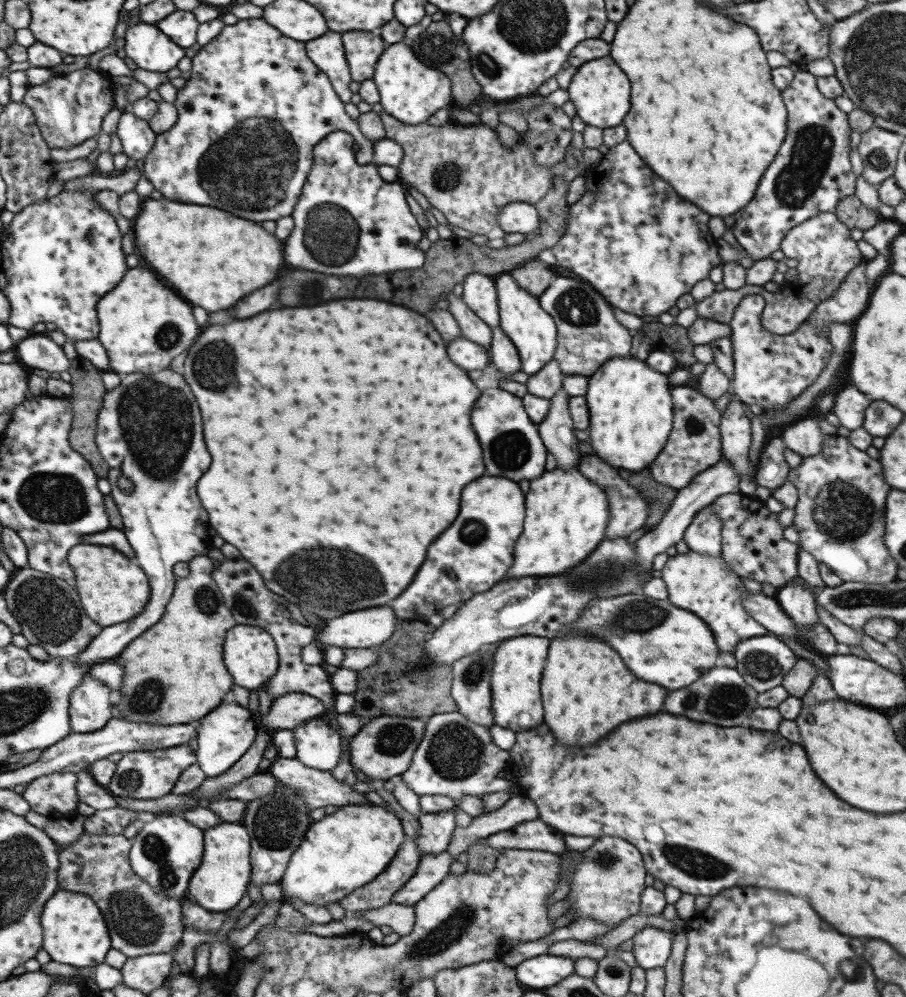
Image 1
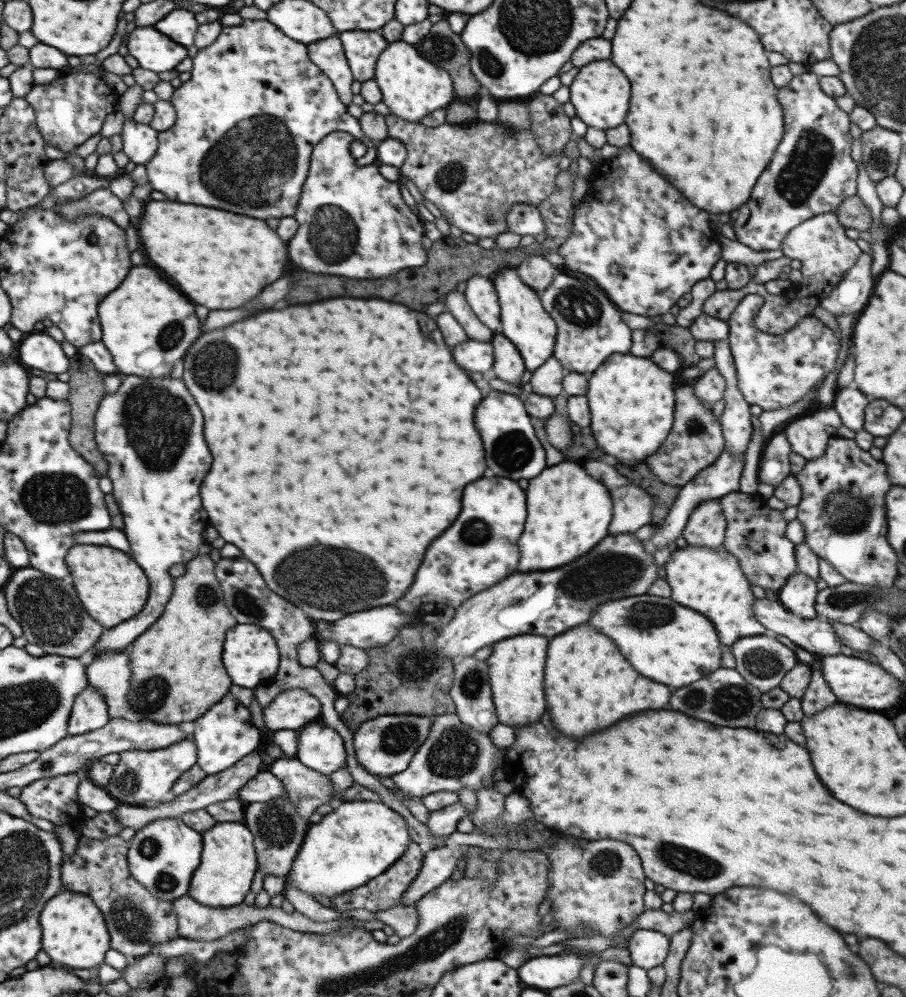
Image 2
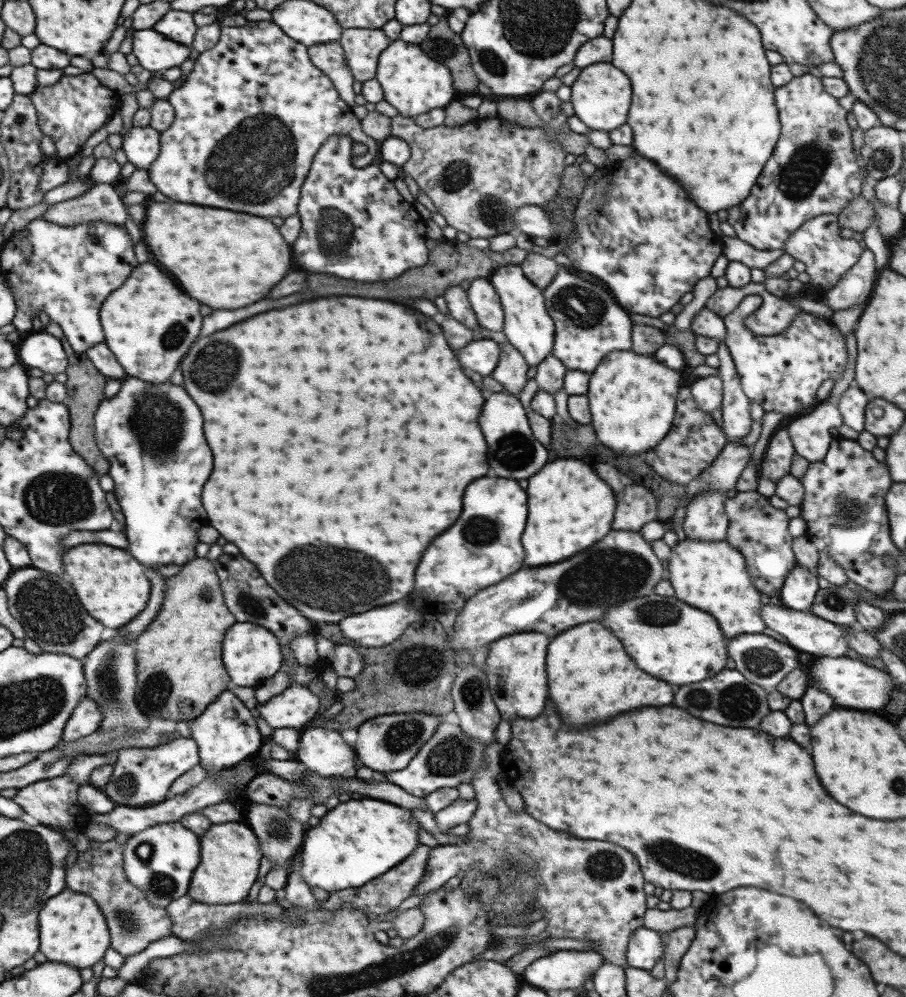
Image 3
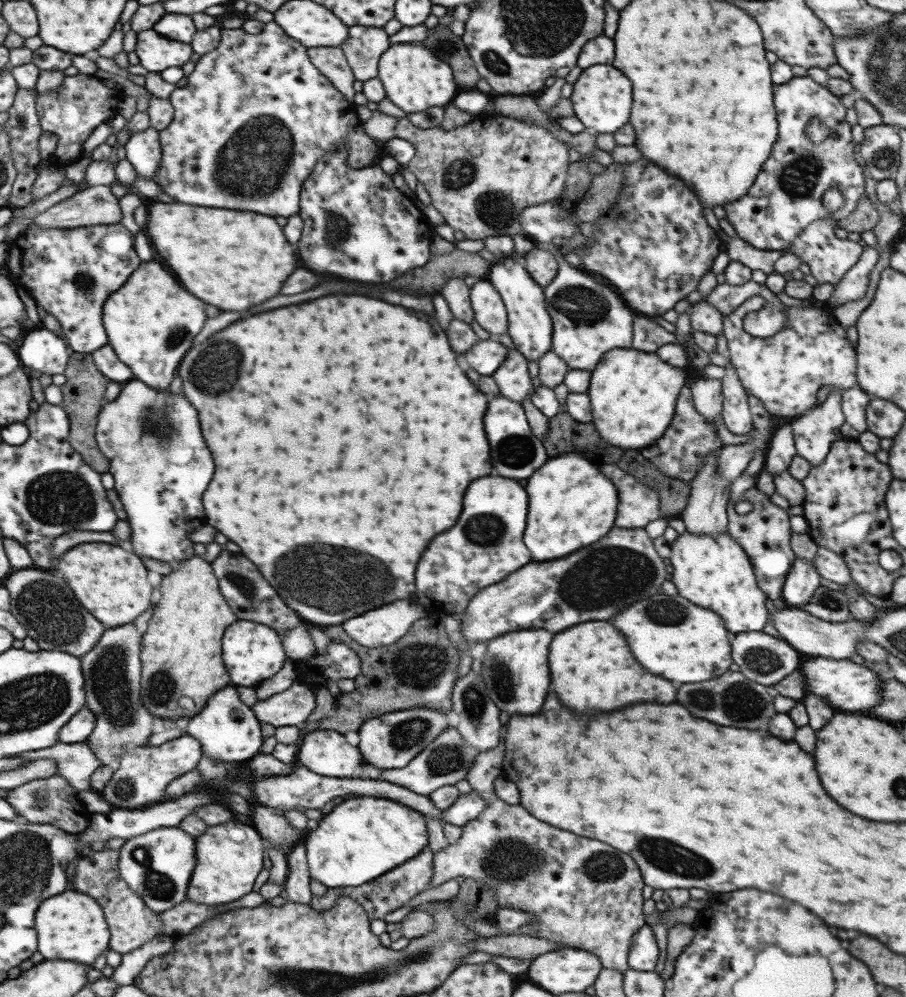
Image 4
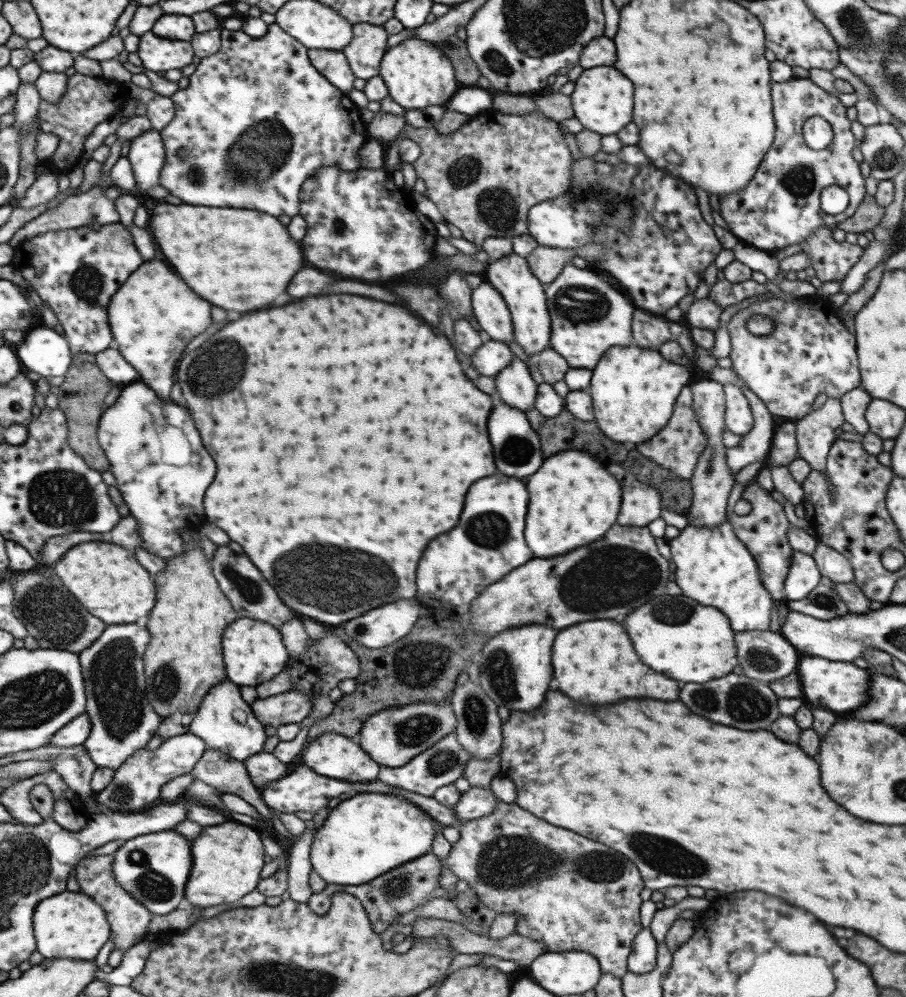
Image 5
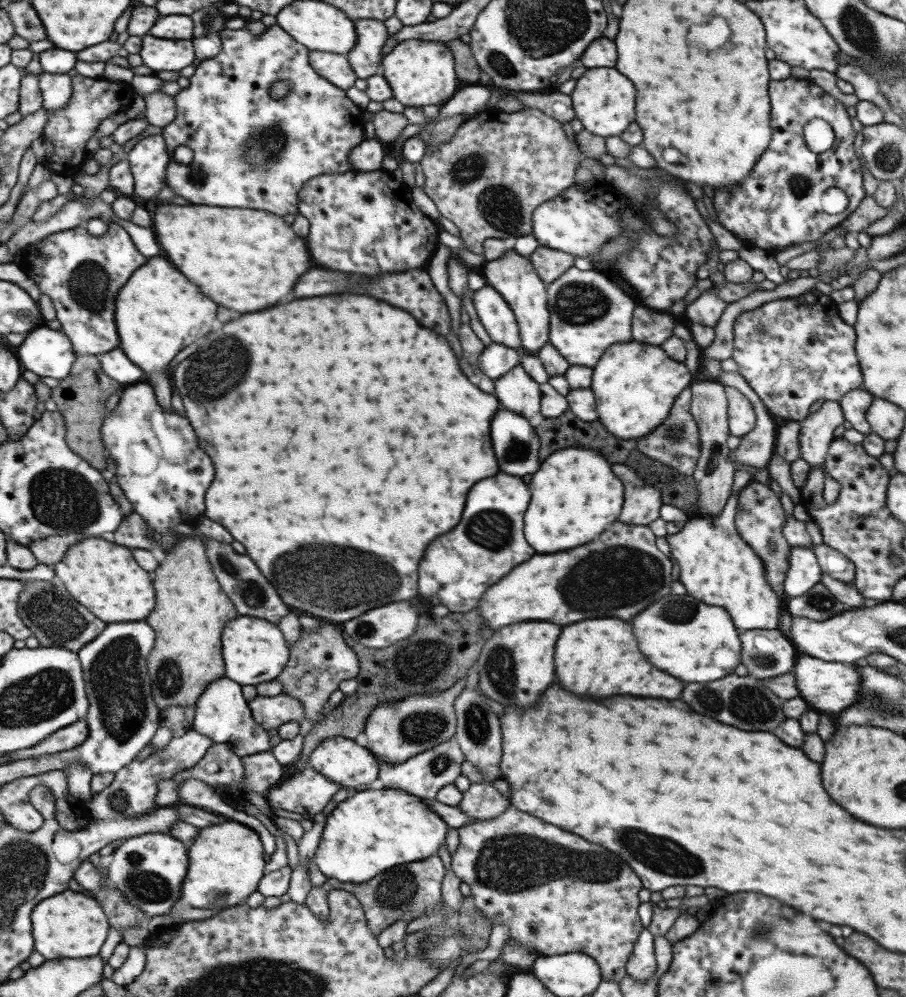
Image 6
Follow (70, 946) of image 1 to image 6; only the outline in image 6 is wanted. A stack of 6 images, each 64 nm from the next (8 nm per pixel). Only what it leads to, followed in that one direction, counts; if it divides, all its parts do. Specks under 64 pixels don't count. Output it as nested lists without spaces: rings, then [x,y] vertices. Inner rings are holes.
[[[65,890],[49,900],[41,900],[31,912],[33,940],[35,952],[45,956],[47,960],[83,959],[95,956],[107,936],[108,922],[105,913],[88,893]]]

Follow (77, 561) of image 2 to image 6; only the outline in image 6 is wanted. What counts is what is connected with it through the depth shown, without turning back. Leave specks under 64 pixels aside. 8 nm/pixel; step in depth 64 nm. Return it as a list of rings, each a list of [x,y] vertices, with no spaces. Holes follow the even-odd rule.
[[[87,538],[67,548],[61,562],[53,566],[55,576],[63,582],[63,588],[81,606],[105,624],[129,622],[145,618],[153,608],[153,588],[147,572],[135,564],[131,552],[123,546]]]

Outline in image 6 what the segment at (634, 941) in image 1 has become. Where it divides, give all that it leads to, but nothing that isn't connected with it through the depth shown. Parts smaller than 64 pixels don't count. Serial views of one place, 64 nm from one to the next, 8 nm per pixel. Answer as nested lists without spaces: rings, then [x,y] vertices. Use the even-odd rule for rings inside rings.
[[[642,928],[633,943],[633,950],[625,964],[625,972],[637,981],[651,978],[657,968],[653,954],[653,936],[649,930]]]

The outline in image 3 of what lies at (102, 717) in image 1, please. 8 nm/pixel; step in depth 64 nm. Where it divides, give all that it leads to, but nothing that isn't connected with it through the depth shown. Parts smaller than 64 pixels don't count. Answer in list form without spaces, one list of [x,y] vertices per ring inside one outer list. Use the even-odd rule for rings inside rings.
[[[83,695],[83,698],[79,699],[79,704],[75,705],[67,723],[63,726],[61,739],[75,740],[97,731],[102,720],[100,713],[100,706],[91,697]]]

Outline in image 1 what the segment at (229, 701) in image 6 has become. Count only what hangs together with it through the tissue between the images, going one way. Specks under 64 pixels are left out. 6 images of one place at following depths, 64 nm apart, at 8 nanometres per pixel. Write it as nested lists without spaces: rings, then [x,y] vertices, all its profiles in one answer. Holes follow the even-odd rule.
[[[235,702],[223,703],[211,710],[203,719],[199,719],[199,725],[195,728],[197,749],[194,752],[195,763],[203,771],[206,778],[222,775],[229,769],[247,748],[251,747],[251,741],[255,739],[256,723],[252,714],[246,707],[241,707]]]

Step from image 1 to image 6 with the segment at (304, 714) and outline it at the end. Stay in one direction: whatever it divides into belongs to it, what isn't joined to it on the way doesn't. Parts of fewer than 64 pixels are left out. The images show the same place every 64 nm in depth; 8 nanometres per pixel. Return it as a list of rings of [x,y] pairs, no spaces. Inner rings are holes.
[[[285,693],[275,696],[257,696],[247,700],[251,717],[263,730],[279,728],[289,722],[301,722],[304,719],[303,705],[299,700]]]

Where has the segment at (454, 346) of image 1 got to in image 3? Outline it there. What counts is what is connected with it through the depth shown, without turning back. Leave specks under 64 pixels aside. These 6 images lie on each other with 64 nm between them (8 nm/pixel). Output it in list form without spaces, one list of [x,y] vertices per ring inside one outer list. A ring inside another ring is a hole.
[[[474,338],[457,350],[457,360],[463,368],[481,376],[489,375],[499,360],[499,346],[491,339]]]

